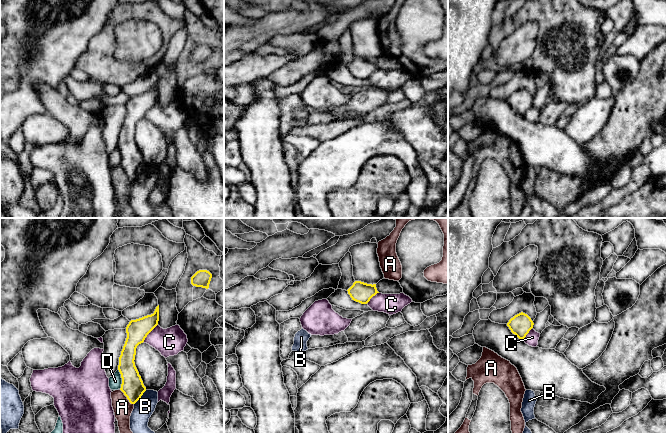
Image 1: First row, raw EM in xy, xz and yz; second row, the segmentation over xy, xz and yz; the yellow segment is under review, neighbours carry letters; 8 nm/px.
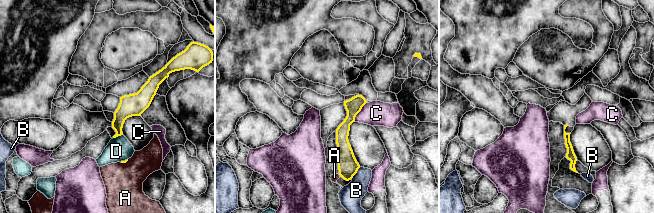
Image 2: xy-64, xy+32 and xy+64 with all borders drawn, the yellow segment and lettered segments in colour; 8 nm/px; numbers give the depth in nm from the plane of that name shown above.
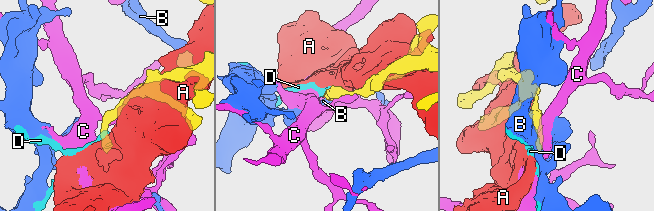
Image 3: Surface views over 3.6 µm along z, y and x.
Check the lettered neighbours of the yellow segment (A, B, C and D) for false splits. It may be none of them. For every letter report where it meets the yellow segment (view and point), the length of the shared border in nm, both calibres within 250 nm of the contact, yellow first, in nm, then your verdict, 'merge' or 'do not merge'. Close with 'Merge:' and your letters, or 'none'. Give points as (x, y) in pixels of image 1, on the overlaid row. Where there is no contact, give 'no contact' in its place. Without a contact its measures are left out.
A: contact xy (126, 396); length 170 nm; calibres 180 and 150 nm; do not merge
B: contact xy (140, 397); length 160 nm; calibres 180 and 160 nm; do not merge
C: contact xy (149, 332); length 180 nm; calibres 180 and 220 nm; do not merge
D: contact xy (122, 379); length 160 nm; calibres 180 and 100 nm; do not merge
Merge: none

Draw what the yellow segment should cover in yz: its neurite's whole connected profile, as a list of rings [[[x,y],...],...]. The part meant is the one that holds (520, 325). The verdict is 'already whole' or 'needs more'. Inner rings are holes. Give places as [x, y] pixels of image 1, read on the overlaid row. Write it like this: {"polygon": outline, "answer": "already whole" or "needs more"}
{"polygon": [[[523,312],[515,315],[507,323],[511,332],[521,340],[526,337],[529,331],[533,328],[533,325],[534,323],[531,318]]], "answer": "already whole"}

